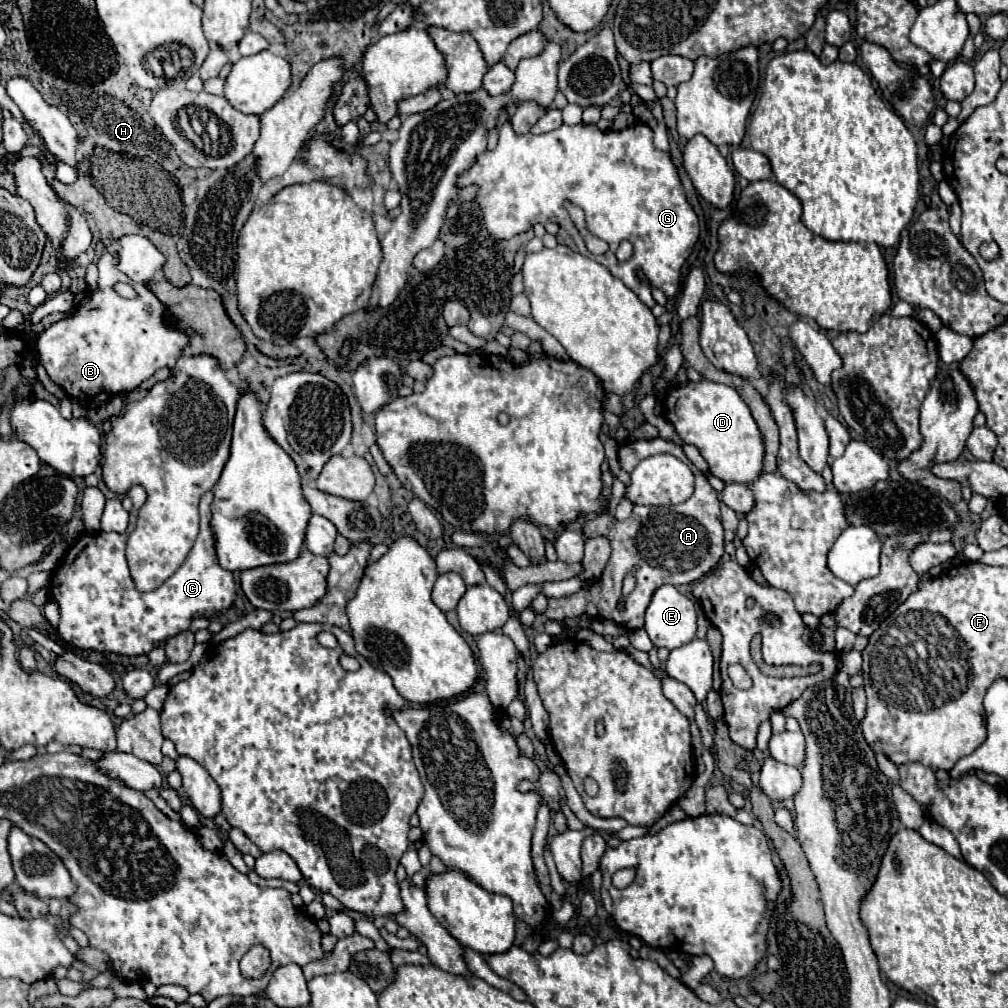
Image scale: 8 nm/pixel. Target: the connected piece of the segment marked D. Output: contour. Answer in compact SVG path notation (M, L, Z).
M701 379L699 383L687 383L669 393L665 403L665 417L675 425L679 437L695 445L715 477L725 483L749 485L763 473L763 435L751 417L745 401L739 393L723 383Z

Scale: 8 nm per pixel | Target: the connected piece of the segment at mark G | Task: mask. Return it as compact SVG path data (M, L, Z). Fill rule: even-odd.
M507 121L507 123L501 127L501 135L499 135L497 147L495 147L493 151L489 151L489 149L483 151L483 153L475 159L475 163L473 163L469 169L465 169L465 171L457 177L457 183L455 183L455 185L457 185L457 189L465 189L465 187L469 187L469 185L477 185L475 203L479 205L479 209L481 209L481 213L483 213L483 219L485 219L485 225L487 225L487 231L489 231L493 237L497 237L497 239L511 239L511 237L515 237L515 235L519 235L519 233L525 233L527 229L533 229L533 225L537 225L537 223L541 223L541 225L545 225L545 223L557 223L559 227L563 227L563 229L573 237L573 241L575 241L575 245L579 247L579 253L581 253L581 255L593 257L597 263L605 265L605 267L607 267L615 277L619 277L631 291L635 291L637 297L639 297L647 307L653 307L653 305L655 305L655 299L653 299L653 295L651 295L651 287L649 287L649 285L659 287L667 297L673 297L673 295L675 295L675 291L677 291L677 287L679 287L679 279L681 279L681 267L683 267L683 263L687 261L687 257L691 255L691 249L693 249L693 245L697 243L697 237L699 237L699 219L697 219L693 207L691 207L689 201L687 201L685 189L683 189L681 179L679 179L679 175L677 175L677 169L675 169L675 165L673 165L673 161L671 161L671 155L665 153L665 151L655 149L655 145L653 145L653 131L651 131L651 127L645 125L645 123L635 123L635 125L625 127L625 129L621 129L621 131L615 131L615 129L601 131L597 125L581 125L581 123L569 127L569 125L563 123L559 129L555 129L555 131L551 131L551 133L543 133L543 135L533 135L533 133L517 135L517 133L513 131L511 123ZM565 201L569 201L571 205L581 207L581 209L585 211L585 225L587 225L587 229L589 229L595 237L599 237L599 239L603 239L603 241L609 243L609 251L607 251L605 255L591 255L591 253L587 251L585 241L583 241L583 237L579 235L579 229L577 229L575 223L571 221L569 211L563 207ZM621 241L629 241L629 243L633 245L633 255L631 255L631 259L627 259L625 263L619 263L617 257L615 257L615 251L617 251L617 247L619 247ZM637 267L643 269L643 273L645 273L649 285L641 283L641 281L635 277L635 269L637 269Z

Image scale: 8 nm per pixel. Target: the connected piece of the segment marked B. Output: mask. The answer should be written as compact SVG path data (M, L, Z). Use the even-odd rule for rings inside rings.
M113 249L105 251L97 265L97 289L91 293L87 291L71 317L47 327L33 345L49 379L57 383L67 397L75 397L85 409L97 409L107 405L115 395L137 389L157 369L167 367L173 371L177 359L183 355L181 349L191 341L189 333L171 325L167 305L163 305L155 293L131 281L125 273L119 273ZM117 283L129 283L137 291L137 299L123 299L115 291Z

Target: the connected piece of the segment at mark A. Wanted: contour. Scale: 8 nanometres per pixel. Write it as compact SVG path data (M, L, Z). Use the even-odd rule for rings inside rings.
M659 437L653 441L625 443L625 445L619 445L619 465L625 471L633 471L637 463L641 463L649 455L659 455L659 453L671 453L691 467L695 475L695 493L685 503L675 505L675 507L637 507L635 505L633 513L623 523L613 521L609 513L601 513L593 521L587 521L583 527L587 537L597 537L599 525L611 525L605 531L613 547L607 567L603 569L603 575L599 577L599 581L591 583L577 595L571 595L565 599L549 599L545 617L561 621L561 619L579 617L587 613L591 617L611 619L625 629L627 627L639 629L643 627L643 617L645 617L647 605L651 603L651 595L655 593L655 589L659 589L659 585L675 585L675 587L689 585L693 581L699 581L719 563L723 555L723 525L719 517L719 499L717 499L715 489L709 485L707 477L687 459L681 447ZM633 567L639 567L635 591L629 597L625 597L623 607L619 607L621 581L625 573Z

